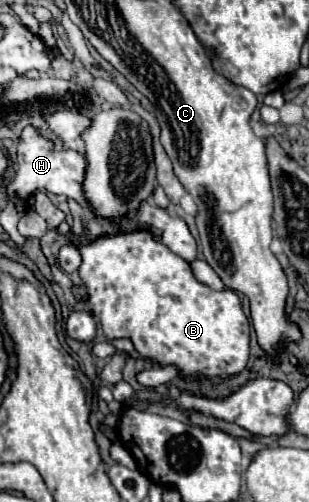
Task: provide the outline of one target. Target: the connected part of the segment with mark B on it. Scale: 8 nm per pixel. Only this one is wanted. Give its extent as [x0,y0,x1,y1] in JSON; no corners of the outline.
[78,229,250,377]

